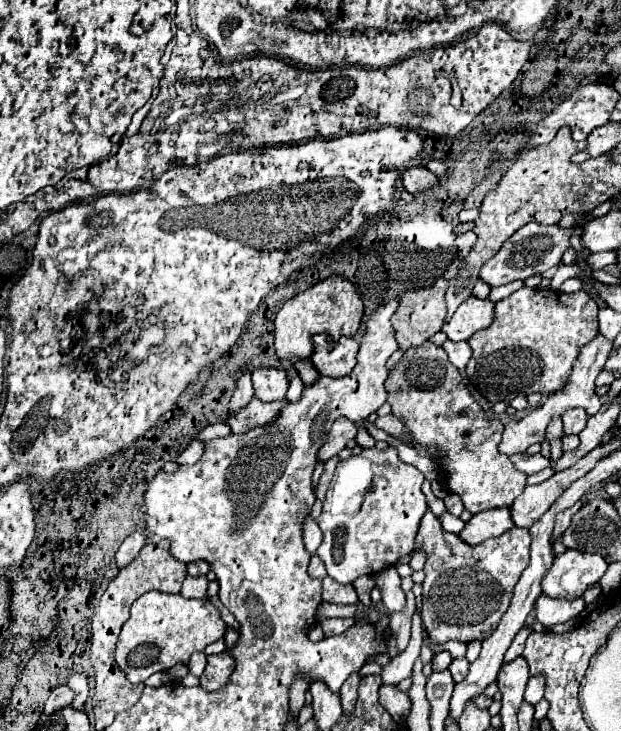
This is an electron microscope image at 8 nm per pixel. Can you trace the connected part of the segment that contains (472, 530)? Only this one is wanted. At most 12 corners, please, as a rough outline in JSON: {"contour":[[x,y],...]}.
{"contour":[[509,507],[473,515],[459,537],[469,545],[515,527]]}

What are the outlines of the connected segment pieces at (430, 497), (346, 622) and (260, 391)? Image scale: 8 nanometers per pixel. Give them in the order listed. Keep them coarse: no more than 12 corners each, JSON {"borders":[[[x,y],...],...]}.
{"borders":[[[425,480],[422,491],[428,507],[438,517],[446,511],[443,500],[436,498],[431,482]],[[323,619],[325,637],[341,635],[353,623],[353,619]],[[273,367],[253,371],[257,399],[285,399],[289,379]]]}

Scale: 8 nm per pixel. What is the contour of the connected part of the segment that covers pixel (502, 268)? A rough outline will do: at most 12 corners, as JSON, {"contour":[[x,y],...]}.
{"contour":[[531,221],[513,233],[479,277],[491,287],[561,263],[571,227]]}

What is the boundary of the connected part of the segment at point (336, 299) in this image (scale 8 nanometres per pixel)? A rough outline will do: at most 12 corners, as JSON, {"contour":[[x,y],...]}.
{"contour":[[329,277],[275,317],[277,359],[309,359],[313,335],[353,337],[363,303]]}

